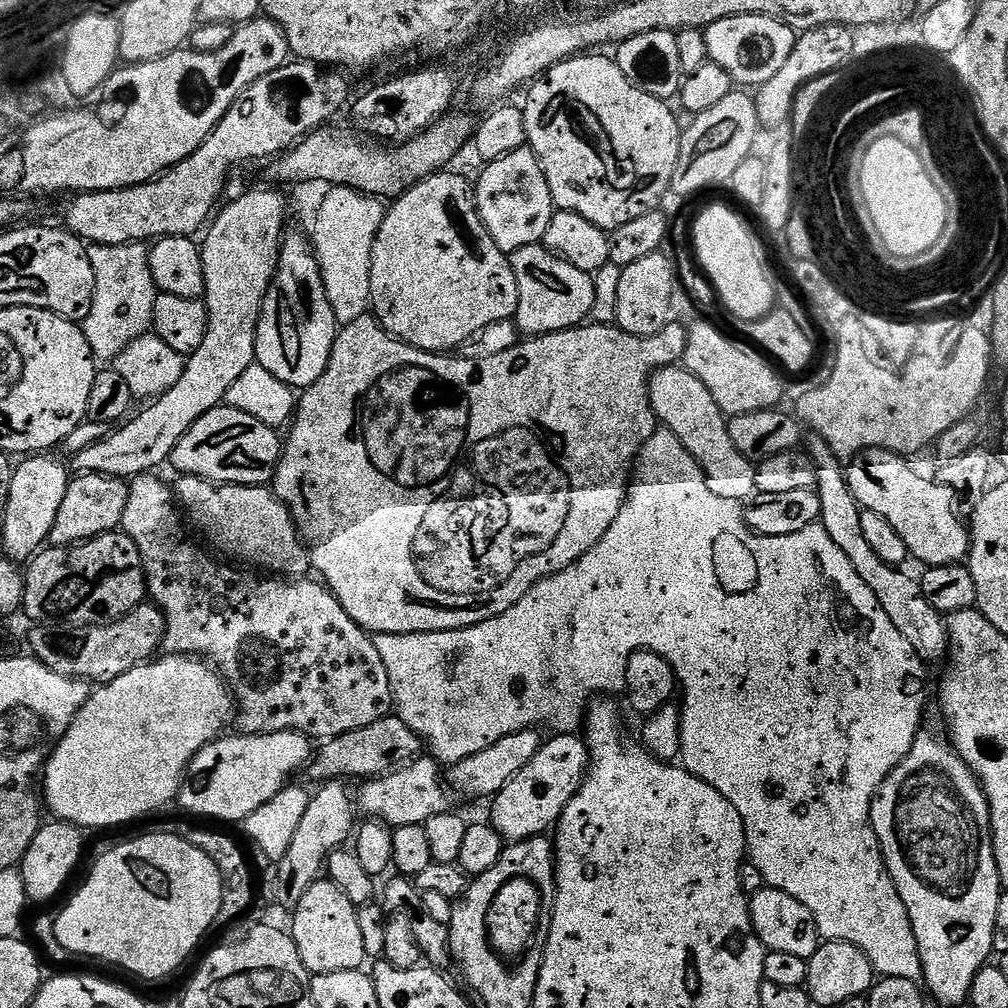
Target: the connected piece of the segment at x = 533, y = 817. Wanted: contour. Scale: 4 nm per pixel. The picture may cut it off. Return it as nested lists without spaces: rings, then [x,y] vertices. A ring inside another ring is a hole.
[[[556,734],[553,737],[549,744],[548,741],[541,743],[538,754],[534,754],[534,758],[530,758],[530,762],[522,766],[522,770],[518,770],[518,774],[514,774],[514,778],[510,778],[510,782],[506,782],[506,786],[502,786],[502,790],[497,792],[491,801],[493,804],[490,823],[506,842],[529,840],[531,836],[542,836],[549,830],[555,829],[560,823],[560,815],[584,784],[584,777],[588,775],[590,767],[587,743],[581,737],[579,740],[579,735],[576,734]]]

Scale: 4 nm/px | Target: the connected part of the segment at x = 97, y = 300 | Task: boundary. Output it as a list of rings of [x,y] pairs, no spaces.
[[[143,243],[93,244],[88,252],[94,270],[94,296],[90,314],[82,321],[82,327],[97,361],[112,362],[130,342],[152,328],[158,289],[150,274],[149,249]]]

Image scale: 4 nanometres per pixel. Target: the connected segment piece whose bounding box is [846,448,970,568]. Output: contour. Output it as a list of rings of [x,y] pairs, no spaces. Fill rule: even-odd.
[[[863,448],[852,457],[846,468],[848,485],[854,498],[860,503],[863,511],[882,514],[882,518],[886,518],[886,522],[890,522],[890,526],[894,526],[894,530],[902,534],[902,542],[906,542],[909,557],[913,561],[921,560],[921,565],[929,568],[967,561],[970,532],[965,521],[963,524],[956,513],[956,504],[958,505],[956,493],[945,484],[941,484],[939,479],[932,477],[931,480],[930,477],[923,476],[908,460],[911,459],[885,448]]]

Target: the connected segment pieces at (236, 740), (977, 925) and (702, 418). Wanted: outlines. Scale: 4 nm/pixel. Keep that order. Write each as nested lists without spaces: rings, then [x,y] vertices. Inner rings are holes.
[[[250,732],[240,736],[221,735],[211,740],[188,763],[186,779],[180,789],[178,804],[188,812],[209,816],[212,820],[247,820],[258,806],[266,806],[274,794],[278,794],[289,783],[296,771],[303,769],[313,759],[314,744],[303,732]]]
[[[921,730],[916,733],[916,741],[914,742],[914,746],[910,746],[910,754],[906,754],[906,758],[902,758],[902,762],[898,765],[896,769],[893,770],[892,773],[887,776],[884,780],[884,784],[879,790],[876,792],[875,798],[872,799],[872,829],[874,830],[874,834],[878,838],[878,842],[880,843],[880,849],[882,850],[882,854],[884,855],[884,861],[886,862],[886,866],[888,867],[888,872],[892,876],[892,881],[894,882],[894,886],[898,890],[898,894],[902,898],[902,902],[906,906],[906,910],[910,914],[910,922],[914,926],[914,938],[918,942],[918,946],[920,947],[920,961],[922,962],[922,966],[924,967],[924,975],[923,981],[928,982],[927,991],[930,993],[932,991],[932,996],[937,1000],[940,1004],[960,1004],[962,1002],[965,1003],[969,999],[971,994],[972,983],[975,980],[975,976],[979,974],[980,971],[989,963],[990,958],[988,955],[993,955],[994,945],[996,942],[996,933],[998,931],[996,926],[996,919],[998,918],[998,898],[1000,897],[1000,893],[1002,891],[1002,885],[1000,882],[1000,875],[998,874],[998,866],[996,865],[996,855],[994,854],[994,842],[992,841],[992,819],[990,818],[990,806],[988,805],[988,796],[984,792],[984,787],[980,785],[980,780],[977,778],[976,773],[973,772],[972,767],[968,765],[962,757],[960,757],[959,753],[956,752],[955,748],[952,746],[951,739],[947,735],[941,734],[939,736],[936,732],[927,732],[927,730]]]
[[[669,366],[658,368],[653,372],[652,379],[648,382],[648,393],[652,398],[652,411],[655,412],[657,421],[667,431],[673,432],[682,442],[682,446],[686,446],[688,453],[699,462],[710,490],[714,490],[714,494],[722,494],[722,498],[747,501],[756,492],[756,464],[743,456],[738,446],[734,446],[734,438],[730,438],[726,414],[720,409],[718,402],[710,398],[710,390],[706,390],[704,383],[683,366]]]

